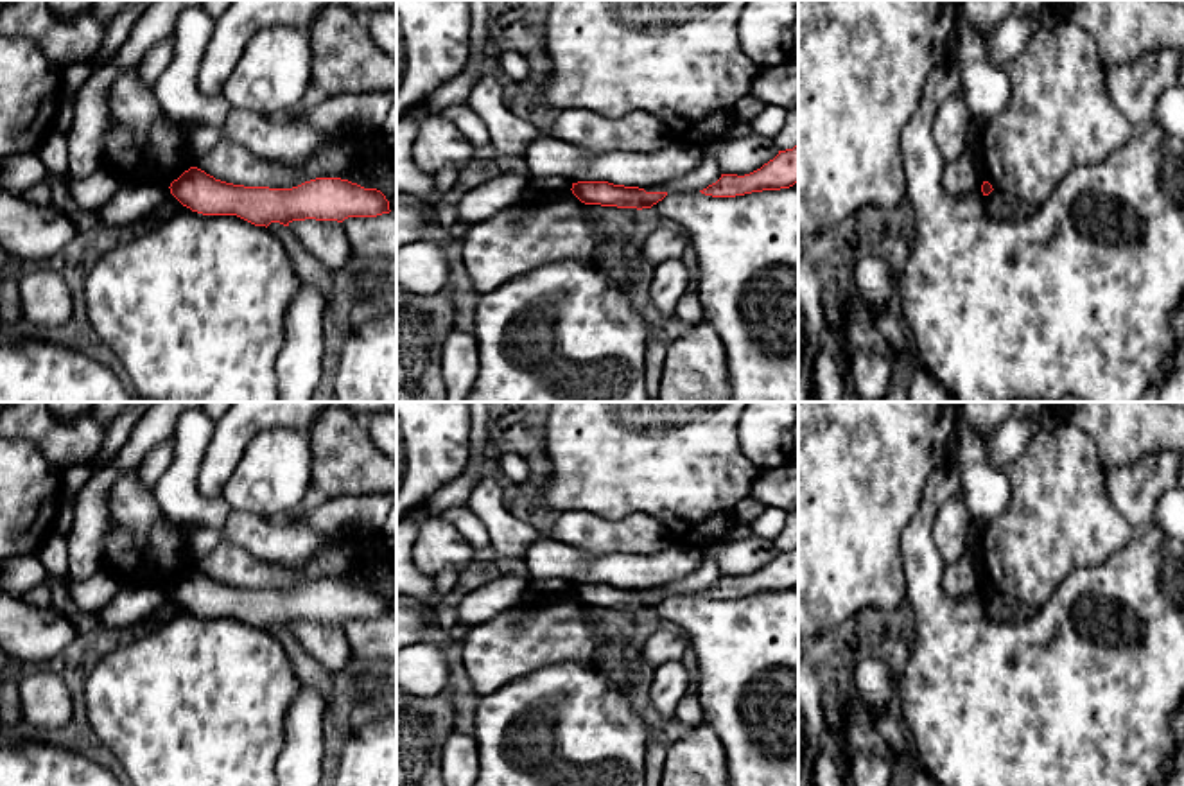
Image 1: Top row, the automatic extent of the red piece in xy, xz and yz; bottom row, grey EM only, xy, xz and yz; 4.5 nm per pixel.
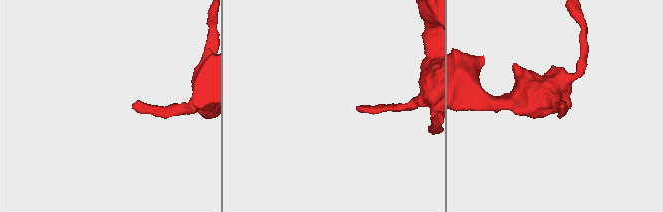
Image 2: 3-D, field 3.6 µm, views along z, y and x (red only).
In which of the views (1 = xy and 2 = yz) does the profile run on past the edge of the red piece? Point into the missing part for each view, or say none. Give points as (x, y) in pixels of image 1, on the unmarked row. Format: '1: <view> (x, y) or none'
1: none
2: none

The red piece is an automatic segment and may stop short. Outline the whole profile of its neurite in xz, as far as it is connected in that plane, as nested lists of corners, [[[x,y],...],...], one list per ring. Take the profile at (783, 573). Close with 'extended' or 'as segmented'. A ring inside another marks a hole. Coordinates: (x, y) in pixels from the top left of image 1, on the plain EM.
[[[798,547],[779,553],[773,562],[750,576],[721,576],[716,585],[700,594],[712,599],[736,599],[752,594],[789,590],[795,585],[798,585]]] | as segmented

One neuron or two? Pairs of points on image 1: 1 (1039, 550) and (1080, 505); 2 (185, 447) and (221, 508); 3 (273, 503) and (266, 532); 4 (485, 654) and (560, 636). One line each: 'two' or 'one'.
1: one
2: one
3: two
4: one

